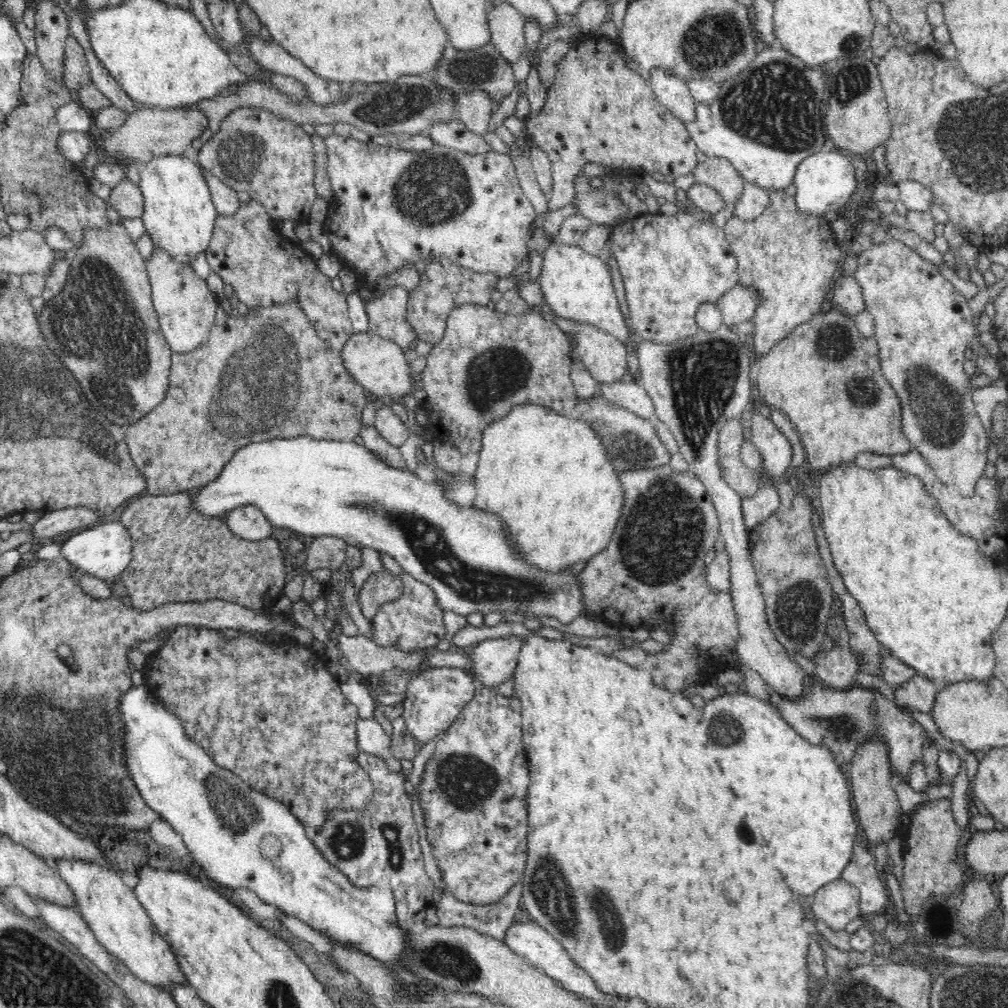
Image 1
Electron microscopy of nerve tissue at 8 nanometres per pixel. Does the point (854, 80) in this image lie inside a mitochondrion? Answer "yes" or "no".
yes

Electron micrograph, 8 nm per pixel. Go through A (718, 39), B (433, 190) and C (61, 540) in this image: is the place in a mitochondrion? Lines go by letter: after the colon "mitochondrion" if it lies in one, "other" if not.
A: mitochondrion
B: mitochondrion
C: other

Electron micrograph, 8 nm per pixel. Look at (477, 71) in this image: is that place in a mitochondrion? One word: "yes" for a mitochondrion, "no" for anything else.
yes

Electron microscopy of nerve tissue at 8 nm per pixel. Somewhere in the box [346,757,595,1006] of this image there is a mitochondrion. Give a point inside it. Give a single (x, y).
(551, 895)

